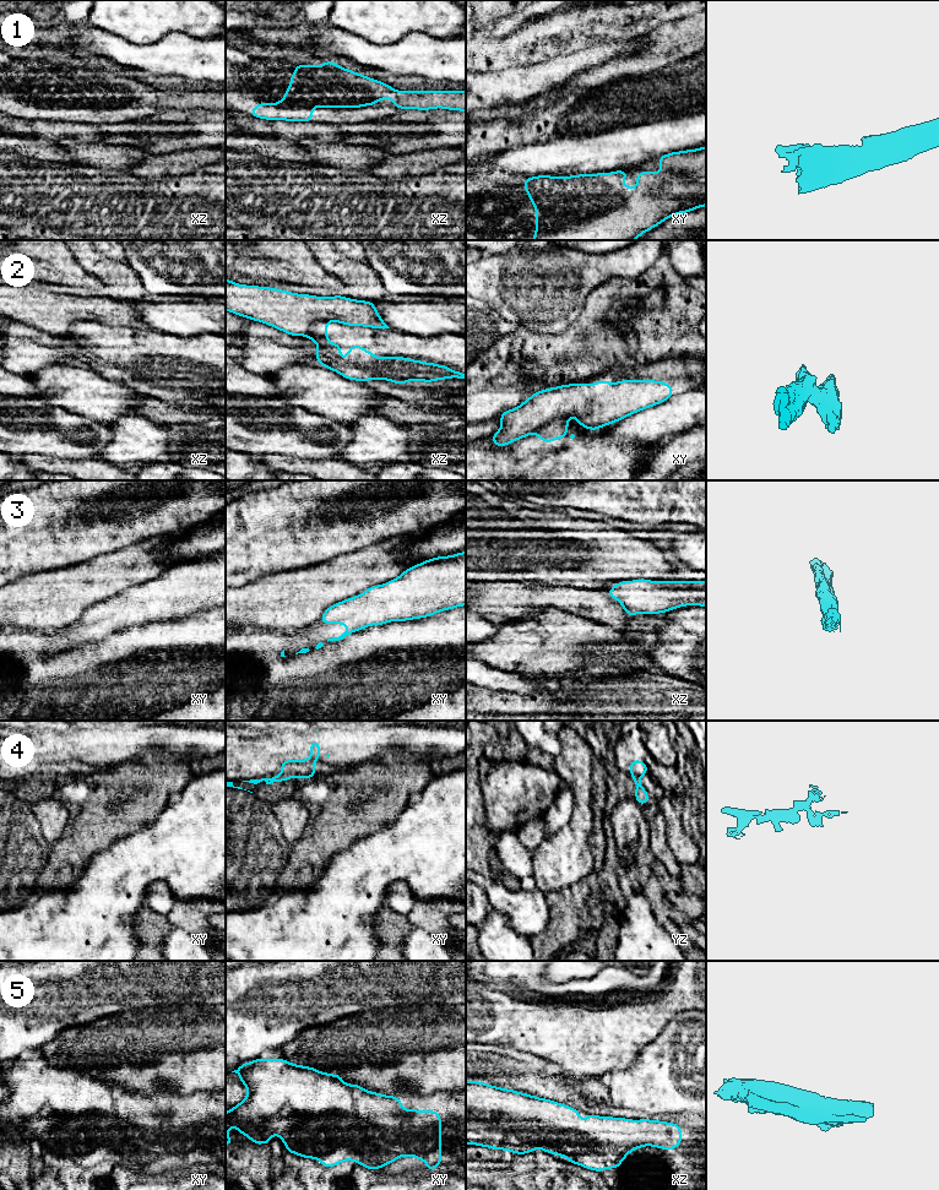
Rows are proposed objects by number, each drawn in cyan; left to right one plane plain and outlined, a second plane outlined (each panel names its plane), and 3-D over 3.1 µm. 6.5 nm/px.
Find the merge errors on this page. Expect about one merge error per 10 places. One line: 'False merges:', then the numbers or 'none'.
False merges: 2, 4

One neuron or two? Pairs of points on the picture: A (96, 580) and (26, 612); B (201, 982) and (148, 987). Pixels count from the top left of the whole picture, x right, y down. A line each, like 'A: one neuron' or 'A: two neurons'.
A: one neuron
B: one neuron

